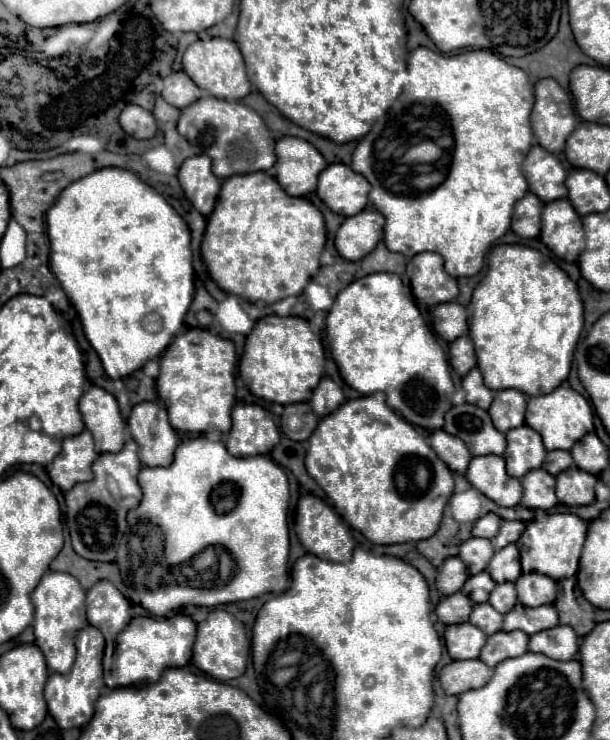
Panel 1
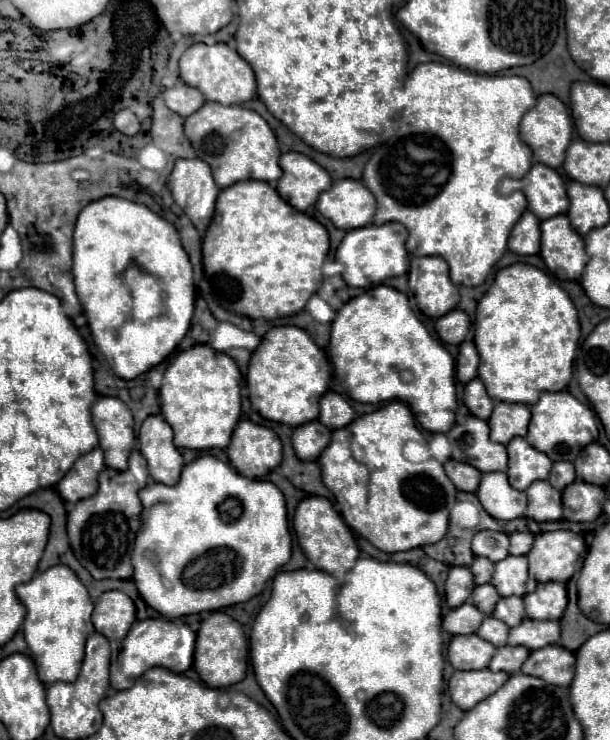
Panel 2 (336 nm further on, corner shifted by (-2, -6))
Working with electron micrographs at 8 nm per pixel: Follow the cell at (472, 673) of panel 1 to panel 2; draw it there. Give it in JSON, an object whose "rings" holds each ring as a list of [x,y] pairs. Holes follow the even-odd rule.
{"rings":[[[489,669],[455,671],[455,675],[449,679],[451,699],[455,705],[467,711],[475,707],[479,701],[493,695],[507,679],[509,679],[509,673],[505,671],[499,671],[499,673],[493,673]]]}

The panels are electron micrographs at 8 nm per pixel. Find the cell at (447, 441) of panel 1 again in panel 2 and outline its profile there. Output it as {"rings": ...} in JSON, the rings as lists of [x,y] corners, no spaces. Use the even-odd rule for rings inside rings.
{"rings":[[[449,459],[445,463],[445,471],[447,471],[447,477],[453,481],[453,485],[459,491],[475,493],[481,483],[481,473],[475,471],[475,467],[471,467],[467,463],[455,463],[453,459]]]}

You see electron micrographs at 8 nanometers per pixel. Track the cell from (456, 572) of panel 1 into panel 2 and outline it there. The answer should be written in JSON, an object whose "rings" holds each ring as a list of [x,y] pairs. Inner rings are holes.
{"rings":[[[451,567],[449,569],[449,577],[445,581],[445,597],[447,597],[447,605],[451,609],[463,605],[473,589],[475,589],[475,583],[473,583],[473,575],[471,575],[469,567]]]}

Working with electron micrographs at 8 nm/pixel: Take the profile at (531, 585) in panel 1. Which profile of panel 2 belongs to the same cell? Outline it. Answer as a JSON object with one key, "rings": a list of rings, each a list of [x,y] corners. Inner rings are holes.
{"rings":[[[539,583],[533,593],[523,597],[529,619],[561,619],[567,607],[567,589],[563,583]]]}

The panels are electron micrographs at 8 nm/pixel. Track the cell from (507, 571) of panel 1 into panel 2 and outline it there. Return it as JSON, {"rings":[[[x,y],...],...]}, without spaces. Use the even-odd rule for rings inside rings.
{"rings":[[[509,555],[507,559],[495,563],[495,575],[491,579],[495,589],[501,597],[511,595],[525,595],[525,583],[527,583],[527,559]]]}

